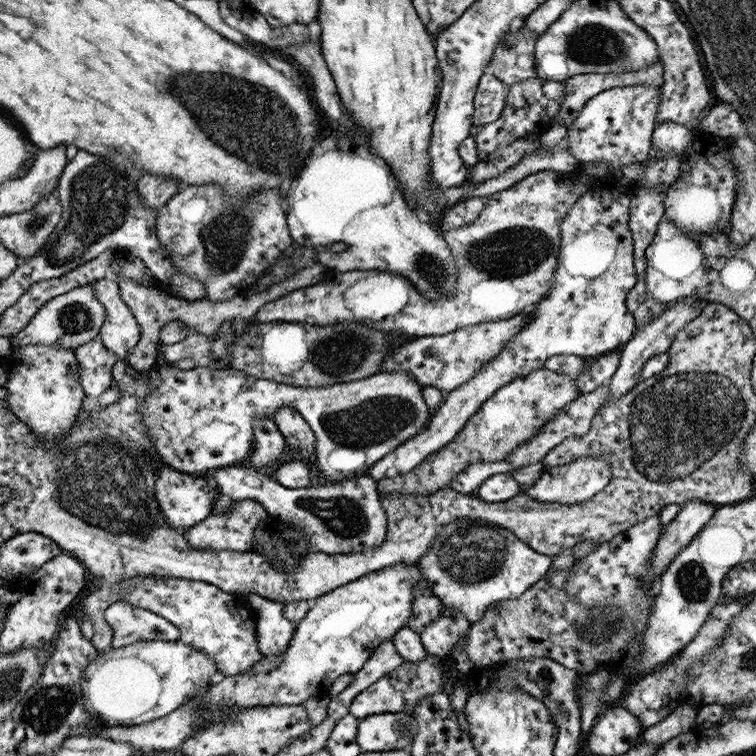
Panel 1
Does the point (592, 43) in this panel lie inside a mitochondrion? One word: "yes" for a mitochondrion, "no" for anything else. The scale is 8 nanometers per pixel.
yes

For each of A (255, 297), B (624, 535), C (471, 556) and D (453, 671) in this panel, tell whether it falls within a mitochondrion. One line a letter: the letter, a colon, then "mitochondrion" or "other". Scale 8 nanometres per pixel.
A: other
B: other
C: mitochondrion
D: other

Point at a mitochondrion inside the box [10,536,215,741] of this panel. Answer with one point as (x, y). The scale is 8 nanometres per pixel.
(45, 709)

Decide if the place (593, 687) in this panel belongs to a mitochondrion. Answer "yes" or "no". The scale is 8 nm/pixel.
no

